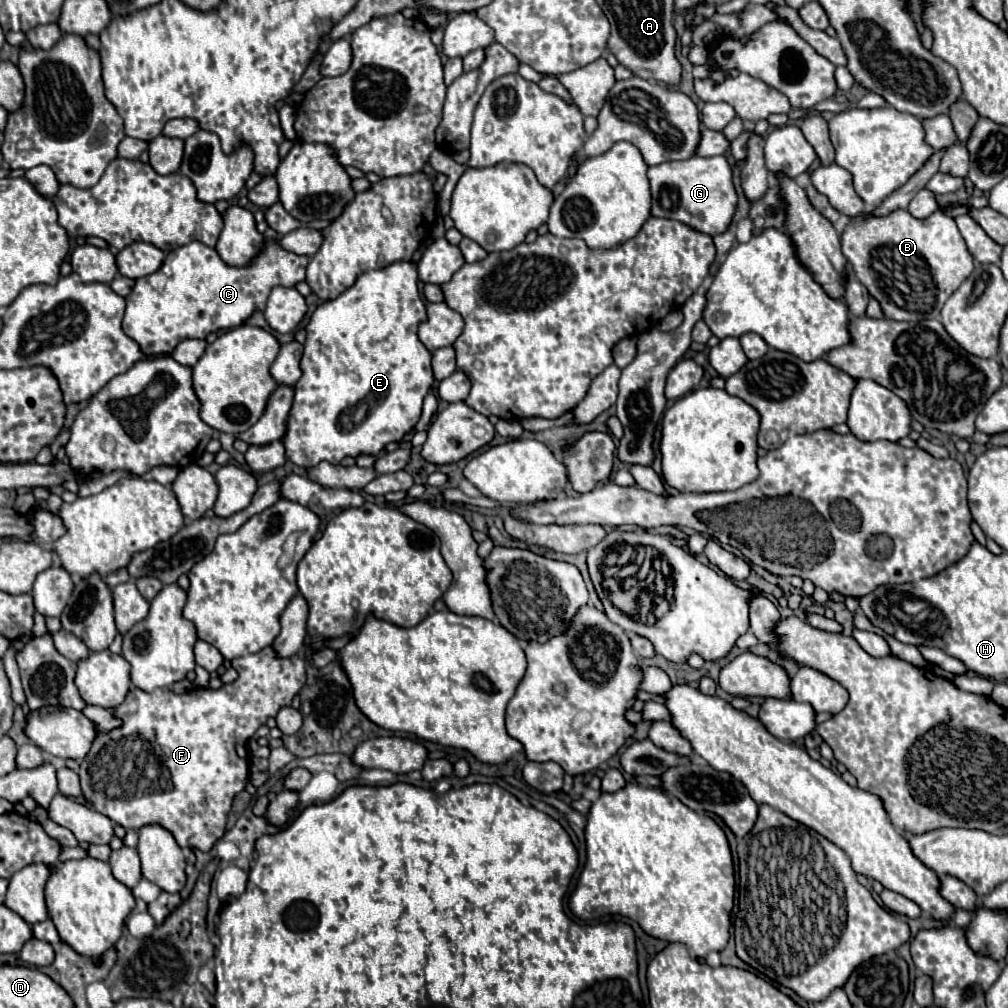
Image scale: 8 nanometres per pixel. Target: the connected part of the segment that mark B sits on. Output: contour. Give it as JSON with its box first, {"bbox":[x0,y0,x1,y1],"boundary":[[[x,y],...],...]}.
{"bbox":[840,211,974,321],"boundary":[[[894,211],[886,217],[860,215],[850,219],[840,237],[842,237],[842,253],[850,261],[858,281],[866,285],[868,293],[880,303],[884,317],[894,321],[940,319],[938,313],[946,303],[946,299],[974,271],[974,257],[970,255],[954,219],[944,215],[942,211],[936,211],[926,219],[916,219],[908,211]]]}

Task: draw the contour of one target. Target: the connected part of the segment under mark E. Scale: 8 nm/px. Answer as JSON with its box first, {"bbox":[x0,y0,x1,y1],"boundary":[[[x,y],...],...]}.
{"bbox":[282,261,434,467],"boundary":[[[402,261],[402,263],[392,263],[390,267],[378,269],[378,271],[368,271],[364,275],[358,277],[358,281],[346,289],[340,297],[326,301],[324,305],[320,305],[312,317],[310,323],[306,327],[306,343],[304,343],[304,357],[302,357],[302,377],[300,381],[294,385],[294,403],[292,403],[292,411],[288,417],[288,427],[286,427],[286,435],[282,437],[284,445],[286,445],[286,457],[302,467],[316,467],[322,461],[328,463],[340,463],[344,457],[358,457],[358,455],[374,455],[378,451],[384,449],[384,445],[400,441],[420,419],[422,413],[422,401],[428,395],[428,391],[432,389],[434,383],[434,373],[432,373],[432,353],[424,347],[424,343],[418,339],[418,325],[426,321],[426,305],[424,299],[418,291],[418,269],[416,263],[412,261]]]}

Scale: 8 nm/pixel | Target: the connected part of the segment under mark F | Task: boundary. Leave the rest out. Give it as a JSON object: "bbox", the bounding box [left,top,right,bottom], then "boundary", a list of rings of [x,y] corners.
{"bbox":[78,647,306,851],"boundary":[[[274,647],[238,657],[232,661],[232,667],[238,671],[238,679],[220,689],[192,689],[176,695],[168,687],[154,689],[152,693],[132,687],[124,703],[112,709],[122,725],[112,731],[98,731],[88,755],[80,763],[78,775],[84,799],[124,829],[140,829],[156,823],[168,829],[180,847],[210,851],[226,833],[226,817],[234,795],[250,781],[248,739],[282,707],[290,707],[294,695],[306,683],[306,661],[300,655],[282,659]]]}

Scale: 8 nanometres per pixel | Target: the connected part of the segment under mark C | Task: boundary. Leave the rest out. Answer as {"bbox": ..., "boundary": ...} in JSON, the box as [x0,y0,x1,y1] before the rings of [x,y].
{"bbox":[124,239,308,359],"boundary":[[[264,239],[262,249],[246,267],[224,263],[218,251],[204,243],[182,245],[166,255],[156,273],[136,281],[126,297],[124,333],[132,337],[150,359],[172,355],[176,345],[184,339],[206,339],[210,333],[240,327],[252,313],[264,311],[266,299],[276,285],[294,287],[306,281],[308,261],[306,255],[282,251],[278,239]]]}

